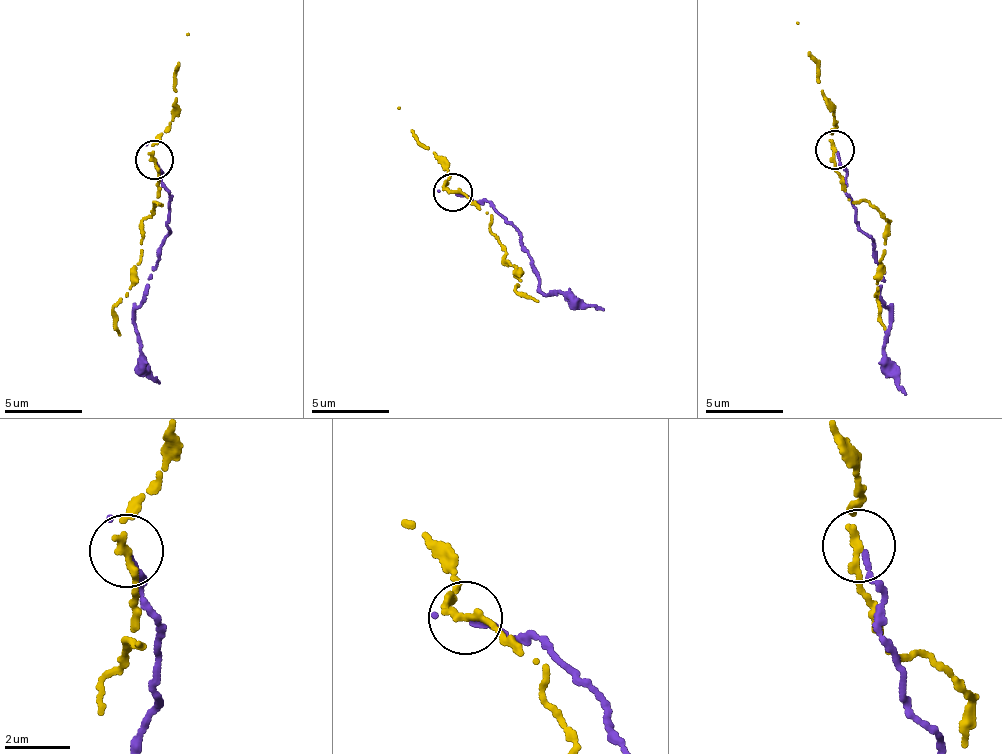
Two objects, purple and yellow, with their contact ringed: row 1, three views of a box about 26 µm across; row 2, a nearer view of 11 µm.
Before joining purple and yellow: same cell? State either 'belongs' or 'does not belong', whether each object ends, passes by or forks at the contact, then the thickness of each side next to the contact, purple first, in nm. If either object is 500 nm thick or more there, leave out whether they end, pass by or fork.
does not belong; purple ends there; yellow passes by; 180 nm thick on the purple side, 240 nm on the other

